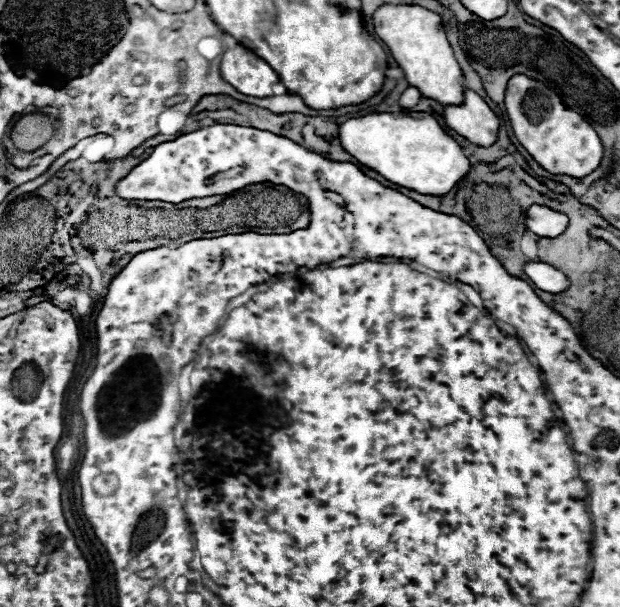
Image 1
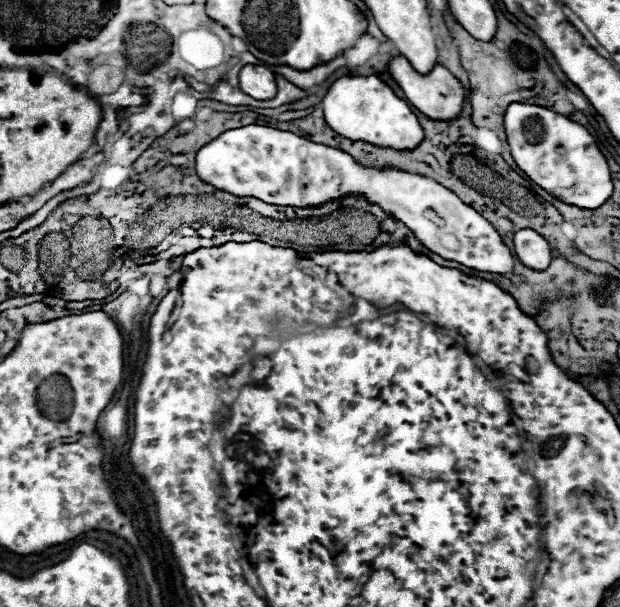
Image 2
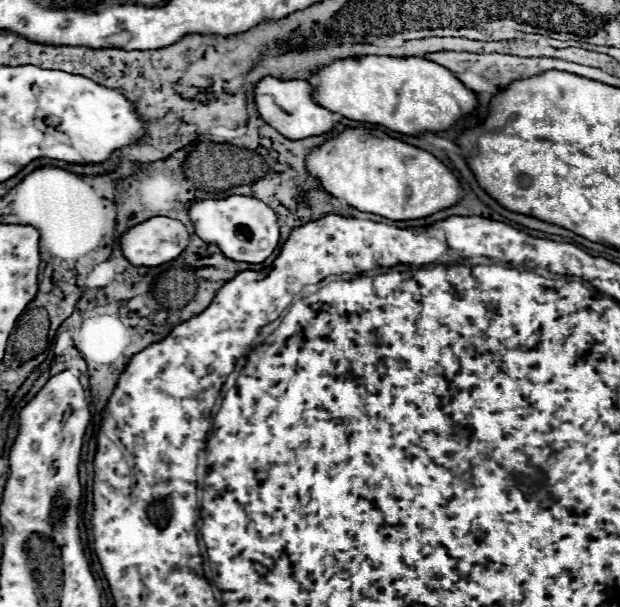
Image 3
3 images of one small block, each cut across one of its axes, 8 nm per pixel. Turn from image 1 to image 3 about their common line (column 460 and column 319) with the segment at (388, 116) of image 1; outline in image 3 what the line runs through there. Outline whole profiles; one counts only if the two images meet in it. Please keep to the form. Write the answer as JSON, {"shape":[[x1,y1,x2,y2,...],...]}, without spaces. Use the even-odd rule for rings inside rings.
{"shape":[[348,128,316,148,306,158,306,166,332,196,346,200,362,212,388,220,426,218,462,200,462,186,442,160,426,150,394,140,380,130]]}

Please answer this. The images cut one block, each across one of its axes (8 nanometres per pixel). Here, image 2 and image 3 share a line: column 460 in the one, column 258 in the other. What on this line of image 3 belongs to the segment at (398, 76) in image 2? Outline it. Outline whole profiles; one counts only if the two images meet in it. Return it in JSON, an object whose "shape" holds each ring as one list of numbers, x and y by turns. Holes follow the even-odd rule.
{"shape":[[268,76,256,86,254,98,256,98,260,116,272,128,276,128,282,136,286,136,290,140,302,140,302,138,310,138,310,136,328,134,336,126,336,116,332,112,328,112,326,108,322,108,314,100,312,92,314,92,314,88,306,80,276,80,276,78]]}

